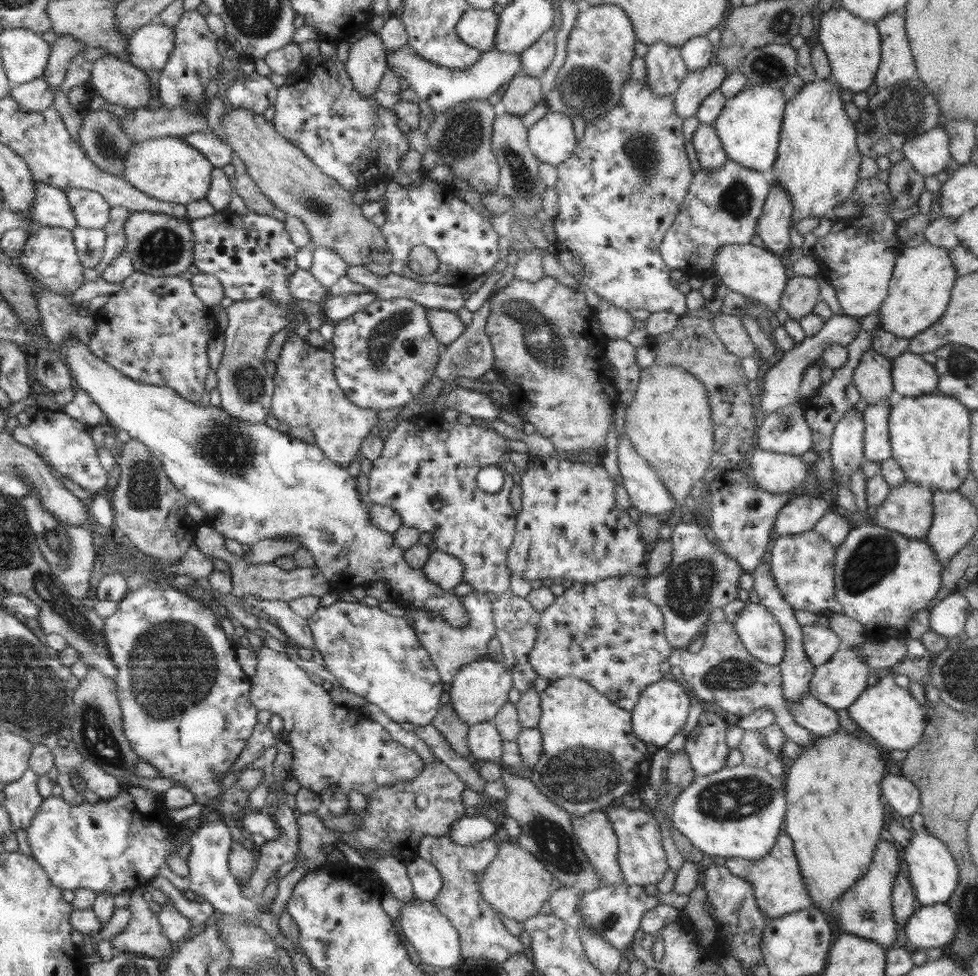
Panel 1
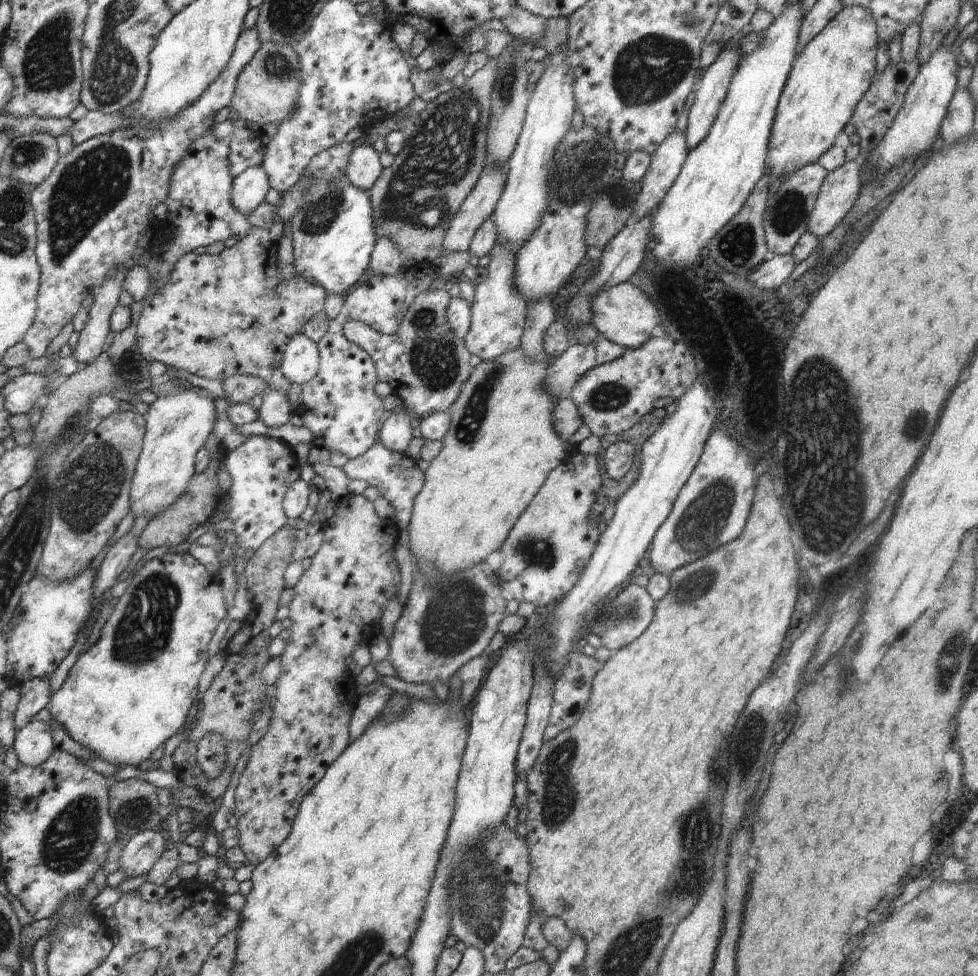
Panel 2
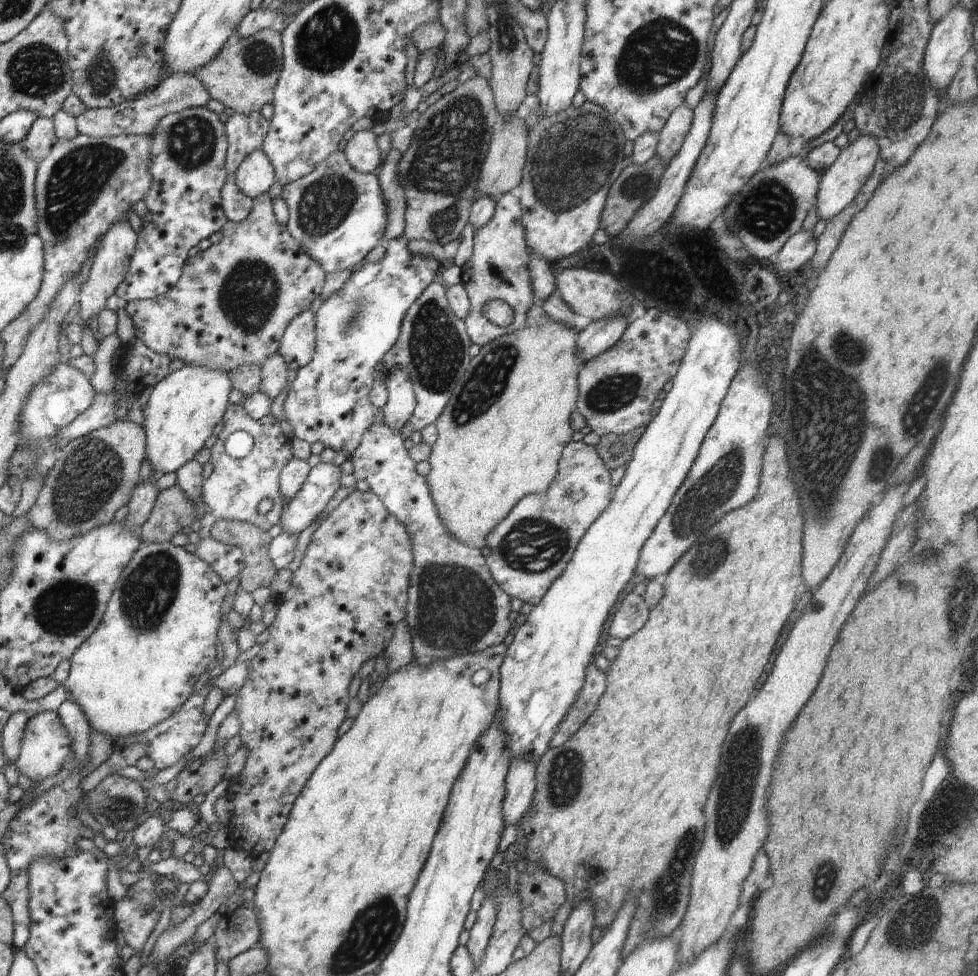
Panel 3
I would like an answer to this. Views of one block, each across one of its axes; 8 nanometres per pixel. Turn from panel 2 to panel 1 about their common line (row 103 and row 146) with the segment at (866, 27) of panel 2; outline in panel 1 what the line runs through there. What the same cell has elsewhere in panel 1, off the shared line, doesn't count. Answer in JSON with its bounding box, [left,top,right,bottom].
[774,76,861,248]

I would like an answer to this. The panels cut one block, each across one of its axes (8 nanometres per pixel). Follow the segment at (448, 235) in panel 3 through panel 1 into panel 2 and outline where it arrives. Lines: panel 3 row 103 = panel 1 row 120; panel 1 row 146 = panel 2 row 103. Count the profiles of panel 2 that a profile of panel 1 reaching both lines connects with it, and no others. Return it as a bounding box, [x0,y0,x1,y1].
[369,57,497,263]

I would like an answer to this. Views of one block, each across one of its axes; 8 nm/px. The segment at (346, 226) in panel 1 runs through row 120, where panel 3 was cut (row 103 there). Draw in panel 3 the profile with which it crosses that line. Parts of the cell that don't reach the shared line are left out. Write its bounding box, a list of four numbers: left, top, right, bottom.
[195,28,282,114]

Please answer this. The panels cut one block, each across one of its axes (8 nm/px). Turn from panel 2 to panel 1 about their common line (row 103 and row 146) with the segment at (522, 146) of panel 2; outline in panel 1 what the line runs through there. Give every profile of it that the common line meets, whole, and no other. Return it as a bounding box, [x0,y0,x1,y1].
[527,110,576,167]

